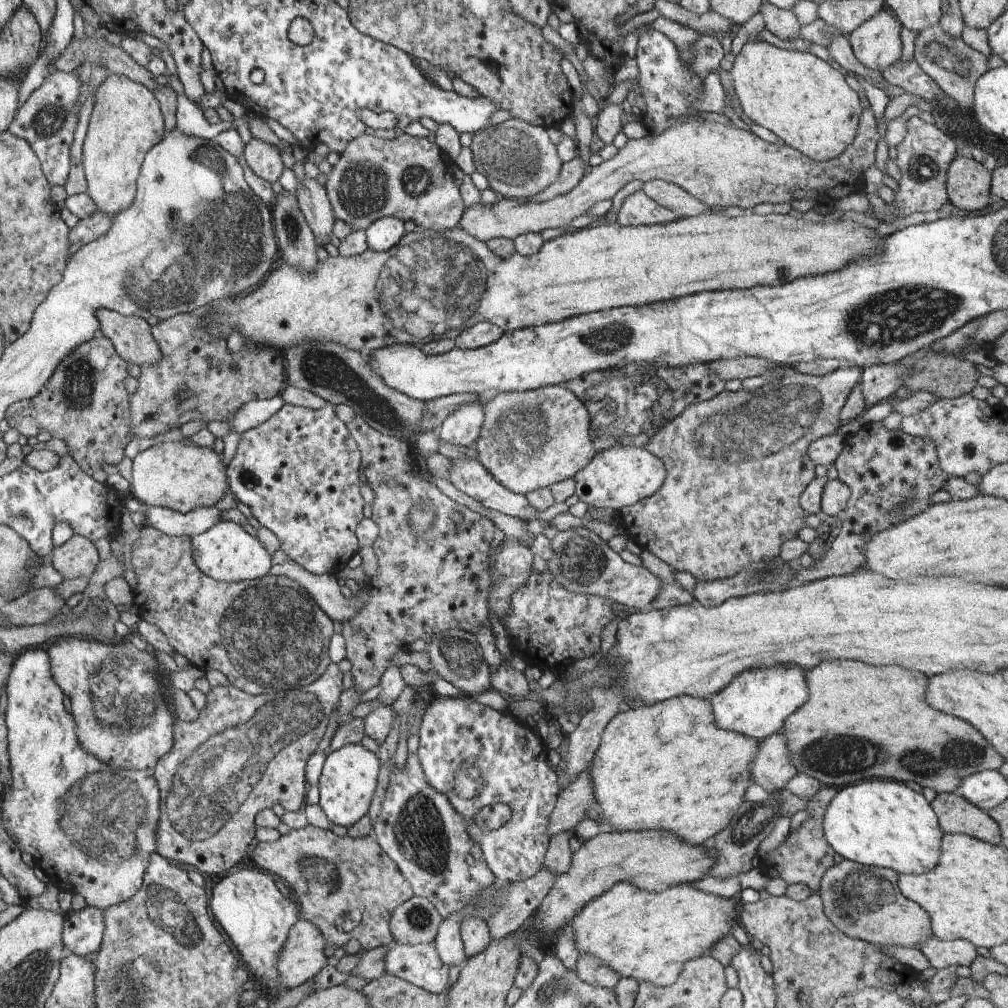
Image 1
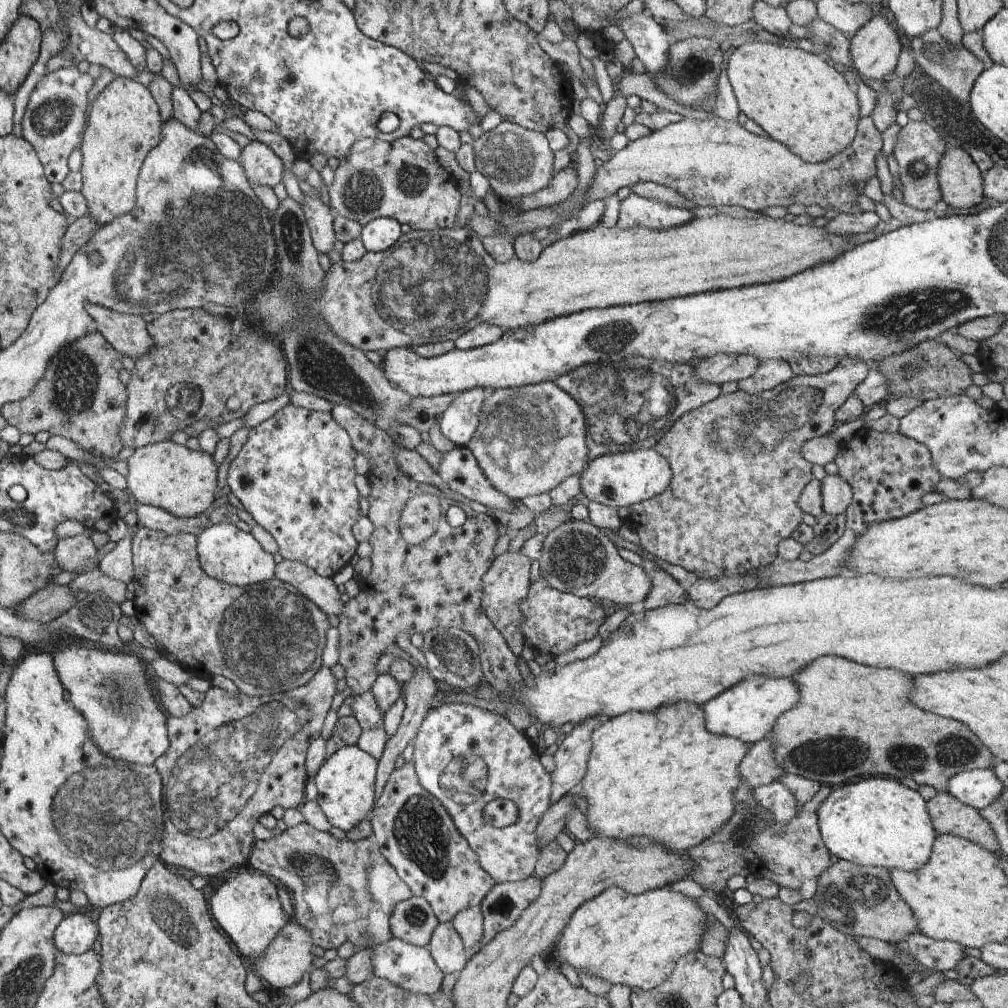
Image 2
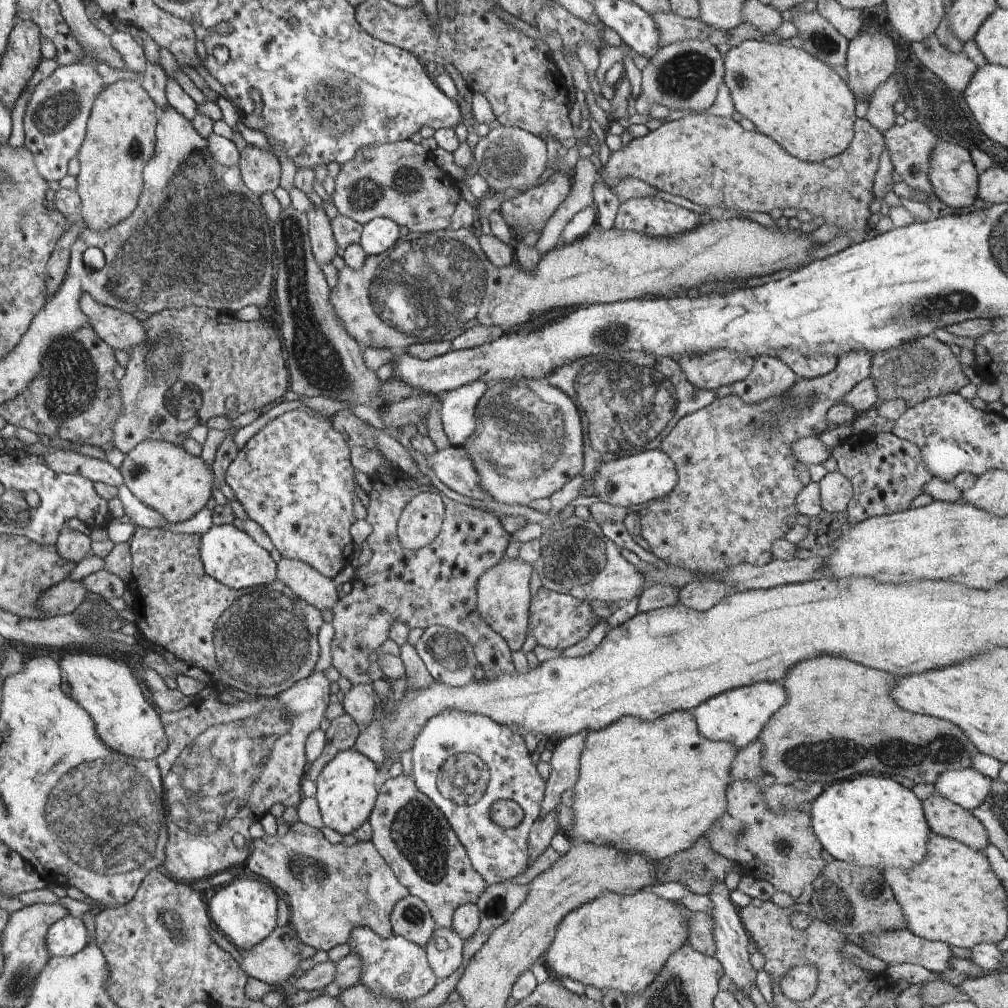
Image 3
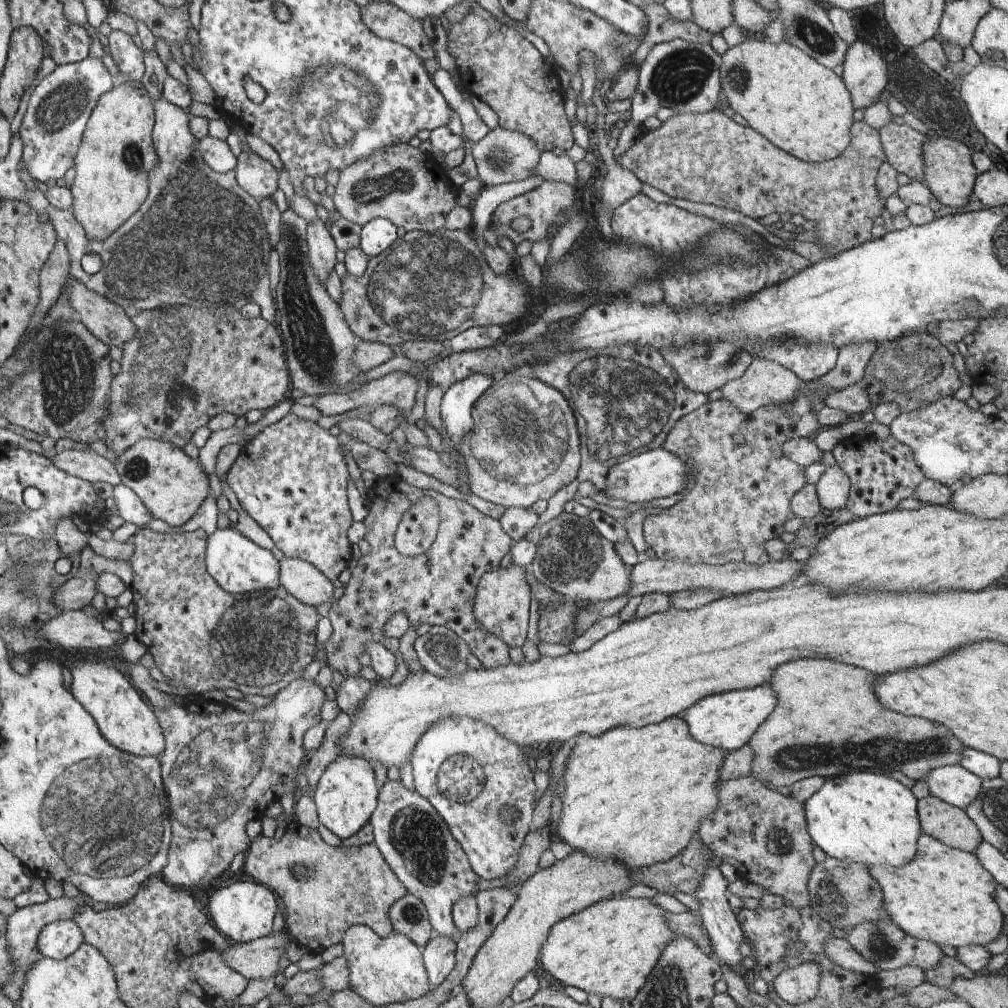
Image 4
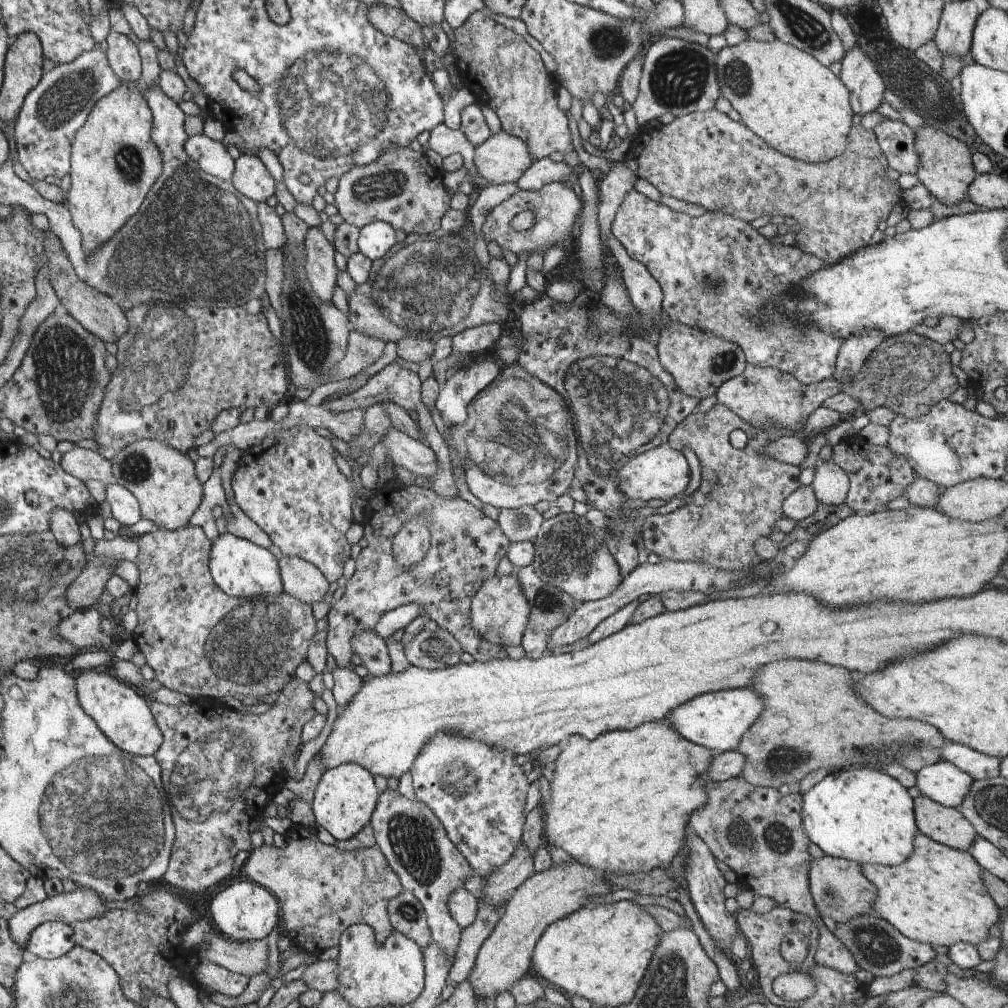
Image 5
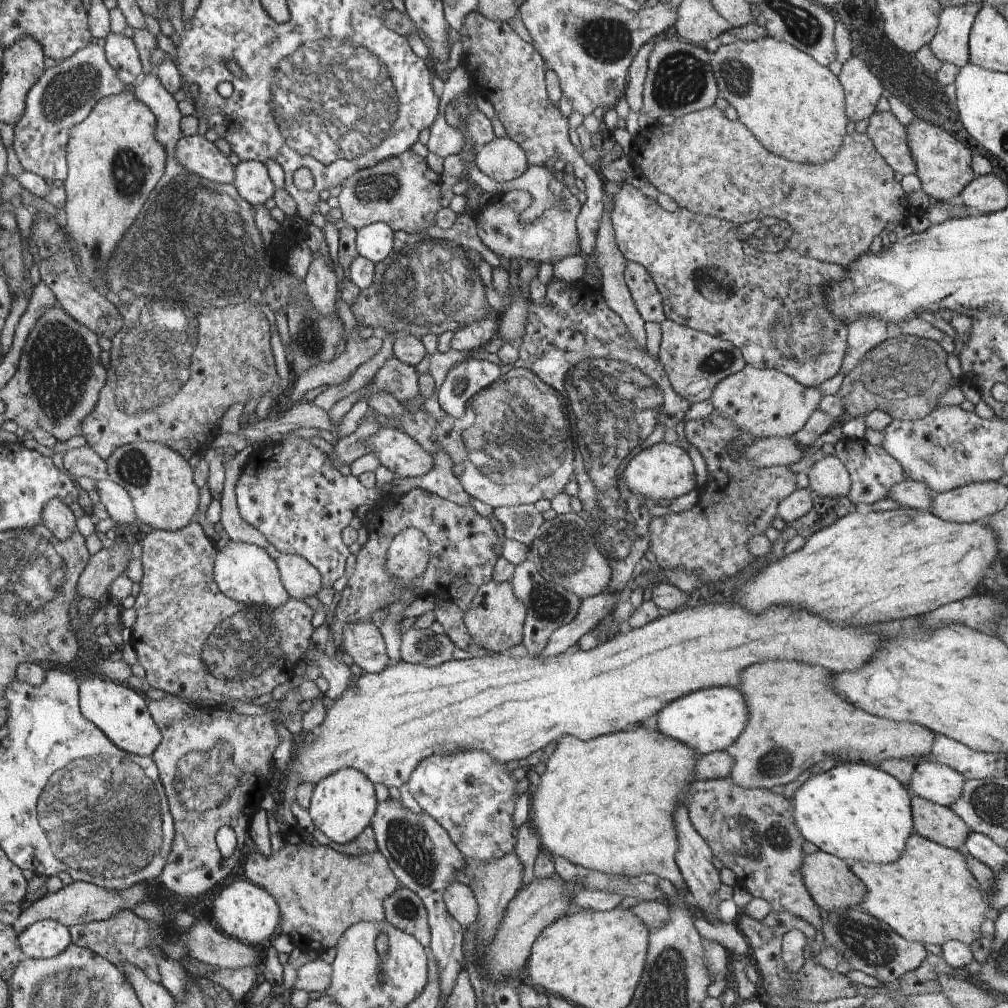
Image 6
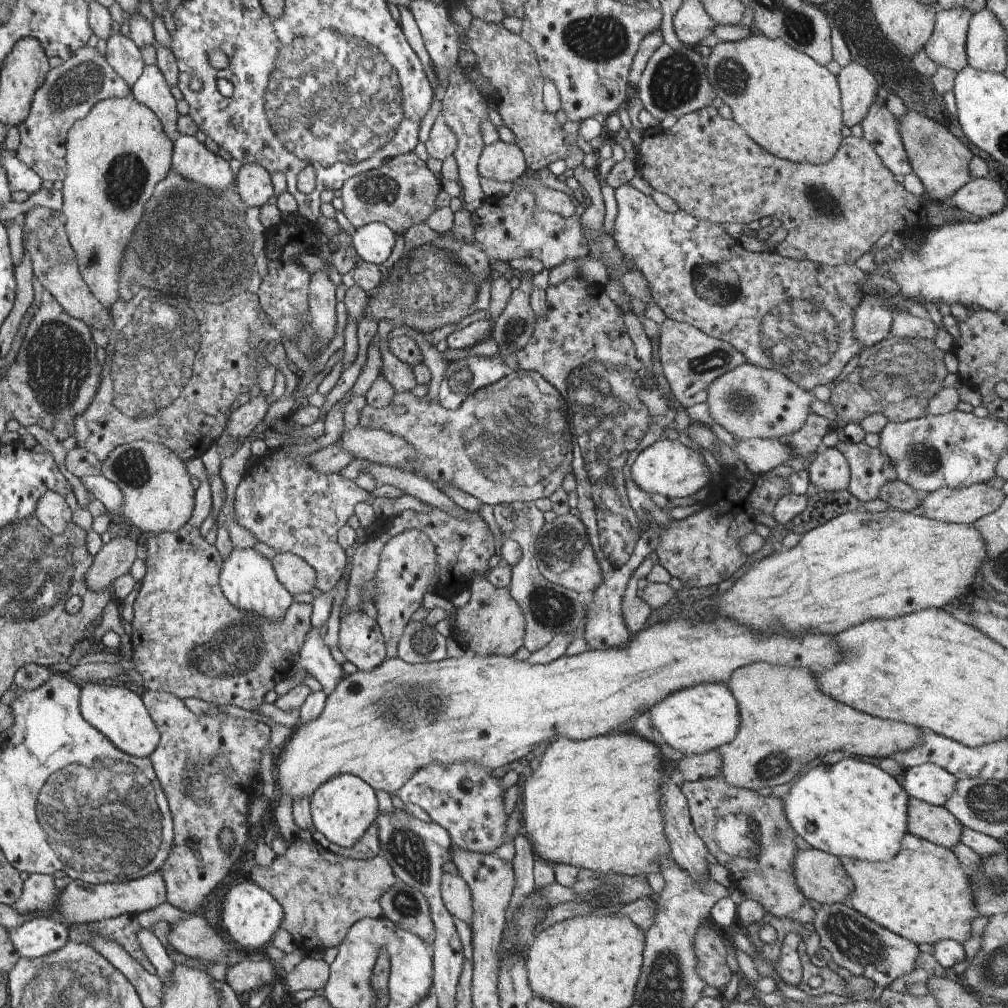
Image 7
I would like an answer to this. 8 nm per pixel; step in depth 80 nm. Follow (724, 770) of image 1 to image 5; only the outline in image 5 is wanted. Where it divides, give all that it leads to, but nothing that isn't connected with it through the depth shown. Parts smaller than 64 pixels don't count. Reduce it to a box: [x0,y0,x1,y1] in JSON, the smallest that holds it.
[541,717,715,874]

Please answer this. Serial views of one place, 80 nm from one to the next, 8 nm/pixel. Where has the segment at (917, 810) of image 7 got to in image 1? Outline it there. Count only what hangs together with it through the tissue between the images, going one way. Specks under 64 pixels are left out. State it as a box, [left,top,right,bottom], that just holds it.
[930,792,1001,845]

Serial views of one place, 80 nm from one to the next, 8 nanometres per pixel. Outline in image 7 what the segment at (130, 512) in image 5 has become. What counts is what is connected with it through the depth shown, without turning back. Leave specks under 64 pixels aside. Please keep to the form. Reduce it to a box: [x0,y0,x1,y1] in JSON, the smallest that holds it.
[82,476,124,520]

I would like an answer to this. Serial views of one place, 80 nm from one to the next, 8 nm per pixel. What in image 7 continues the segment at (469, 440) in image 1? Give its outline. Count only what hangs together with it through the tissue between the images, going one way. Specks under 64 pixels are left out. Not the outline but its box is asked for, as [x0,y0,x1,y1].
[437,356,509,410]

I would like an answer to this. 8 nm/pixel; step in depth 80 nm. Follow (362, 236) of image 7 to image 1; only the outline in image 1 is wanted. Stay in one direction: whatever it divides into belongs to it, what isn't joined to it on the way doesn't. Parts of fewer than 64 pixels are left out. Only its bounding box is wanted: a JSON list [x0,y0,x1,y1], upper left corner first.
[366,217,406,251]

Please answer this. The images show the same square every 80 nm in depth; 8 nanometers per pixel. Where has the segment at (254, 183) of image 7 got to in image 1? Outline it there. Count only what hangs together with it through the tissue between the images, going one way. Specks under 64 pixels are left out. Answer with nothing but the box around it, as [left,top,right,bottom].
[243,139,284,182]

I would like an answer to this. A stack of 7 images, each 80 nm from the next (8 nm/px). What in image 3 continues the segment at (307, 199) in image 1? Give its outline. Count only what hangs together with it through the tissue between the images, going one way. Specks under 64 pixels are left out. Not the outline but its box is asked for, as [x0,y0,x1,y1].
[307,205,340,264]

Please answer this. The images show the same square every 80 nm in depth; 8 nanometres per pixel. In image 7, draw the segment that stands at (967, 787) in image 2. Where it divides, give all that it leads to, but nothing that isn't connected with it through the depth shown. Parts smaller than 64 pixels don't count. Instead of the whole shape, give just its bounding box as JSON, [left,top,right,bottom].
[902,763,956,805]

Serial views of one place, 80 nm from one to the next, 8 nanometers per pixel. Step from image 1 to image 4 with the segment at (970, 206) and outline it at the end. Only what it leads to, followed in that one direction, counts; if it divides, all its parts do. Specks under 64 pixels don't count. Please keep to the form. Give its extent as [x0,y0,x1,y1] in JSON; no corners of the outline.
[923,133,978,208]

